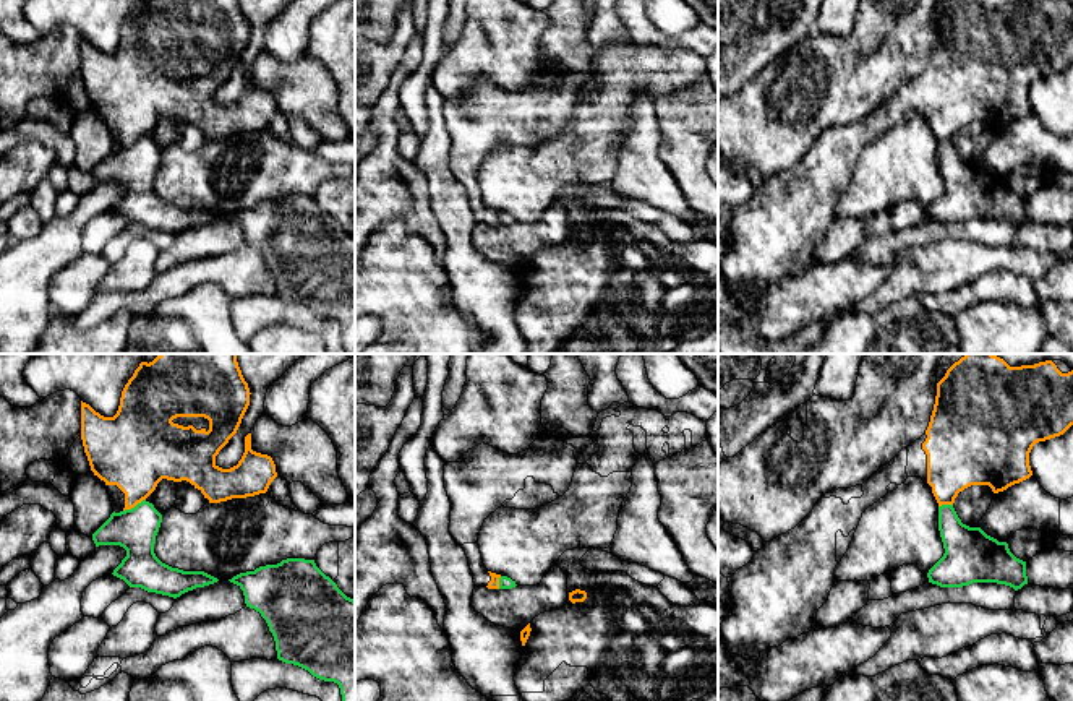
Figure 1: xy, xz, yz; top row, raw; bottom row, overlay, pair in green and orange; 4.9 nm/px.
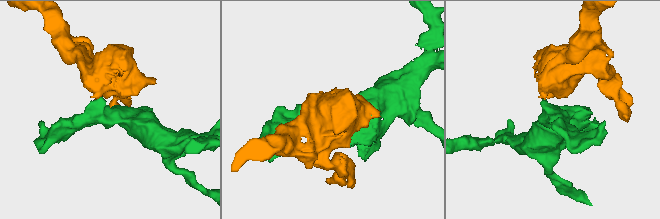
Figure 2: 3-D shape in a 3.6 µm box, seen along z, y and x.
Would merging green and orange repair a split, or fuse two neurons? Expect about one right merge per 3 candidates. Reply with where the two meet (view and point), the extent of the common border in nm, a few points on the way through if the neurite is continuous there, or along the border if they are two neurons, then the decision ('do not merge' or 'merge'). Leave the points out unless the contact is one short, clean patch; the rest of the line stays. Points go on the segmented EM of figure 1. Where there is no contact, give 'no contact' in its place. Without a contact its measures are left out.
contact xy (135, 507); length 130 nm; border xy (145, 498), (123, 511); do not merge

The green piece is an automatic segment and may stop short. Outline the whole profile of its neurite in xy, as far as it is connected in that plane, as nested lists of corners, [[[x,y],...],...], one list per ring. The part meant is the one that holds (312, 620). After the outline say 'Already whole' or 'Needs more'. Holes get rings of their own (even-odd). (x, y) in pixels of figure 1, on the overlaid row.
[[[287,558],[229,579],[245,596],[245,604],[266,620],[276,641],[277,659],[298,665],[313,677],[334,682],[342,701],[355,701],[355,600],[326,576],[314,560]]]. Already whole

